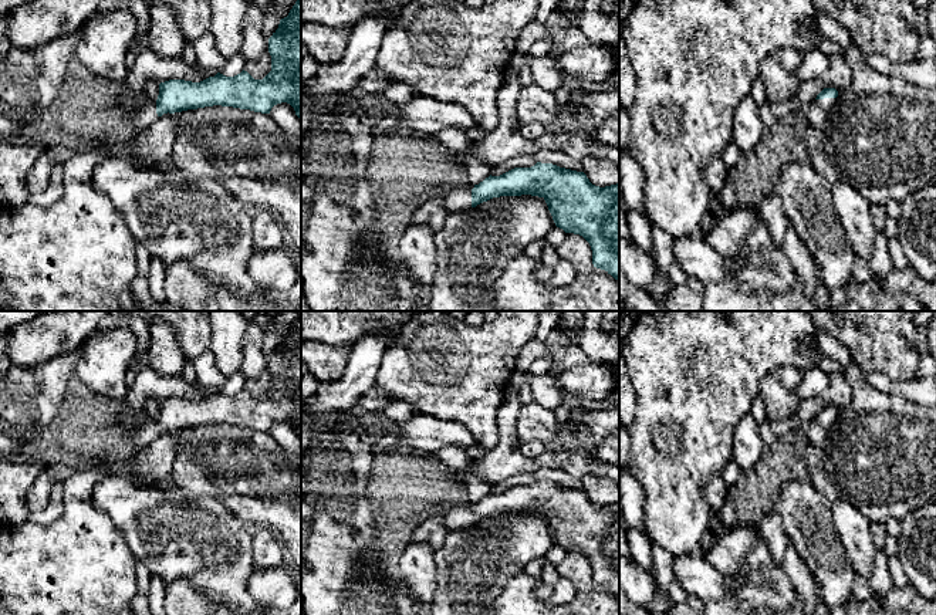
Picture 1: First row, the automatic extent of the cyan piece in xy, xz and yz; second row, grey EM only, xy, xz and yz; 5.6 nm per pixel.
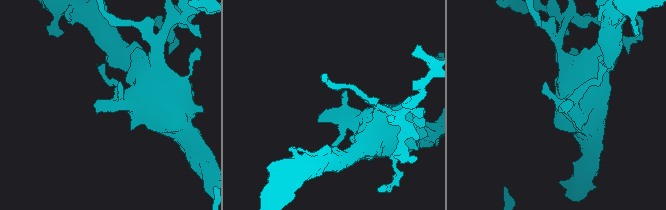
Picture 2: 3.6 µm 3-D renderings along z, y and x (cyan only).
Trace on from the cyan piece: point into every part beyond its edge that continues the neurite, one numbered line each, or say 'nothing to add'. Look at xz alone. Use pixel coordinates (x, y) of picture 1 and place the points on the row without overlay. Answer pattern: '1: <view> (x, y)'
1: xz (458, 517)

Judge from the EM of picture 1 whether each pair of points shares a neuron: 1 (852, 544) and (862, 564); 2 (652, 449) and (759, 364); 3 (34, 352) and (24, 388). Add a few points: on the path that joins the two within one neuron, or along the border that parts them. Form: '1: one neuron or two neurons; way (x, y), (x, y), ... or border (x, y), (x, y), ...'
1: one neuron; way (857, 548), (862, 560)
2: one neuron; way (679, 432), (732, 379)
3: two neurons; border (61, 354), (30, 367), (14, 367)

